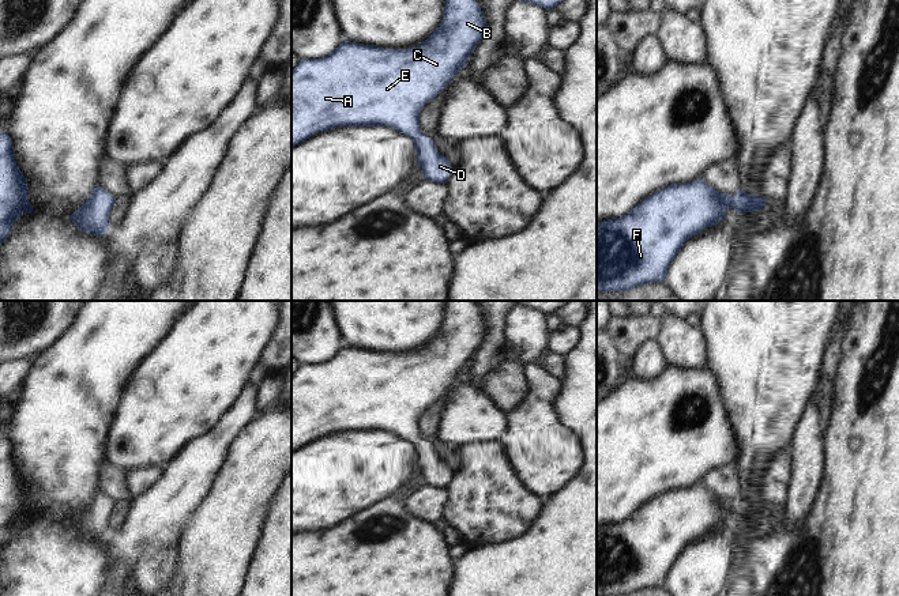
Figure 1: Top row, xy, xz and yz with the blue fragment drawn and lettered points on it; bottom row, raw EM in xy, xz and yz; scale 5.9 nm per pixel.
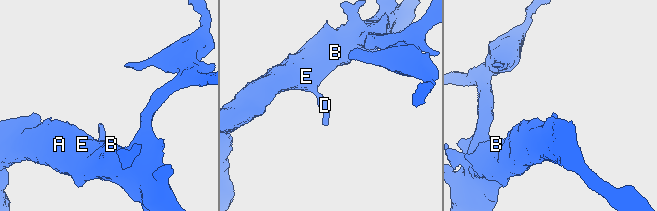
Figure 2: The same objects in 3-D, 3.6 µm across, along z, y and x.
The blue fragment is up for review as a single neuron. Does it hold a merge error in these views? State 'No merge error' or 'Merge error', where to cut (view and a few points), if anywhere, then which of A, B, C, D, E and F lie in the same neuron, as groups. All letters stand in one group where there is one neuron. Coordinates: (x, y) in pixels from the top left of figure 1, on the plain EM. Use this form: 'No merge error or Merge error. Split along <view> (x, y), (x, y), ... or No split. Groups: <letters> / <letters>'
No merge error. No split. Groups: A B C D E F

